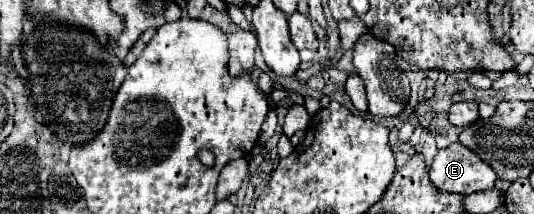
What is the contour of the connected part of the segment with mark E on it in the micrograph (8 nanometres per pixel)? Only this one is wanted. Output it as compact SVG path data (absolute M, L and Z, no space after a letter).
M460 143L440 149L428 165L428 175L436 189L460 195L492 189L498 179L490 165L486 165Z

